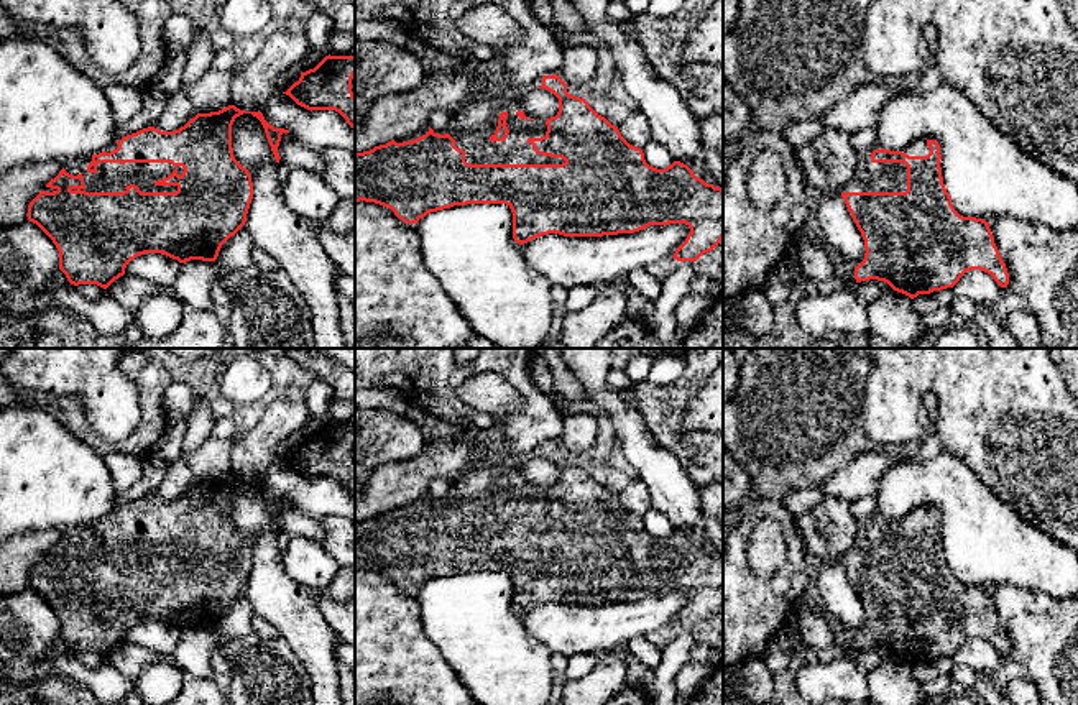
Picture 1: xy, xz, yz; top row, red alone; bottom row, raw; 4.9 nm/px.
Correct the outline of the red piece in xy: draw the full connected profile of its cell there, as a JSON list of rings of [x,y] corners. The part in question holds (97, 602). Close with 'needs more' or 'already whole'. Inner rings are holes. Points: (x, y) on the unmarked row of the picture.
[[[228,473],[219,480],[197,482],[184,495],[174,500],[161,500],[154,495],[123,505],[120,509],[92,523],[87,537],[77,544],[64,536],[51,547],[28,574],[28,588],[36,592],[59,620],[59,638],[74,654],[97,652],[107,657],[125,643],[127,633],[145,621],[161,621],[179,631],[191,628],[215,629],[222,613],[246,590],[253,567],[253,551],[246,536],[233,524],[232,493],[237,485],[251,482],[266,501],[276,531],[278,514],[284,496],[270,493],[263,482],[245,480]]]; needs more

